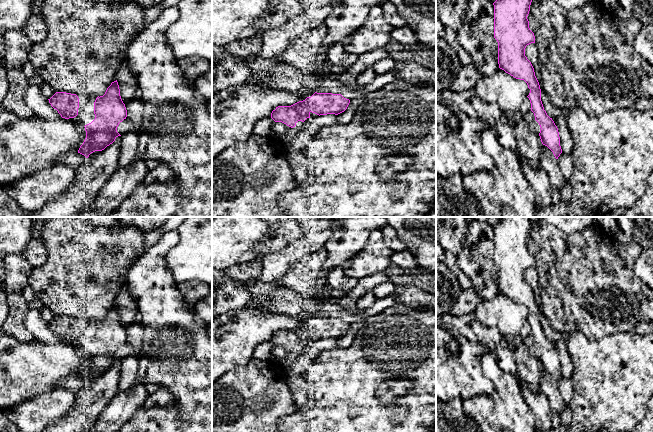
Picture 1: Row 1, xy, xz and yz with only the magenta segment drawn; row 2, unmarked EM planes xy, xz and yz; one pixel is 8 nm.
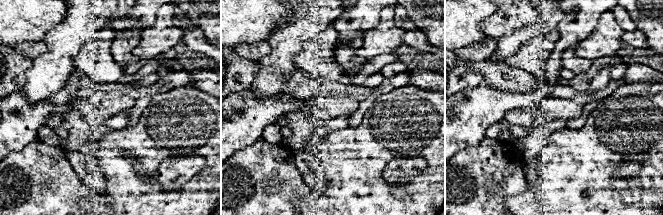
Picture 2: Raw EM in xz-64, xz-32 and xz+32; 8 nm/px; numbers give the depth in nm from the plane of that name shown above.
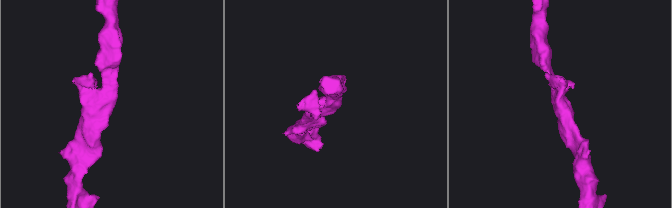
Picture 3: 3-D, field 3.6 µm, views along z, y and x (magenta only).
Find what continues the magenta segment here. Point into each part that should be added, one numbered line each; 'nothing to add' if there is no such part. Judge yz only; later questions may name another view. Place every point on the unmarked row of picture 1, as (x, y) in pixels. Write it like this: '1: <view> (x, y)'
nothing to add

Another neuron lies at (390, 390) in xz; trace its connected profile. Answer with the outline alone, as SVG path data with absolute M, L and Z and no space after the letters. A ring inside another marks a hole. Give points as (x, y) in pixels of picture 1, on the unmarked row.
M387 379L380 384L376 397L383 404L391 404L402 399L414 386L411 379Z

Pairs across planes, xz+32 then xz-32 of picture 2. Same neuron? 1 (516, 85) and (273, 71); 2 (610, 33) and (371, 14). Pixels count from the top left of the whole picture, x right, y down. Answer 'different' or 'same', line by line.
1: different
2: different

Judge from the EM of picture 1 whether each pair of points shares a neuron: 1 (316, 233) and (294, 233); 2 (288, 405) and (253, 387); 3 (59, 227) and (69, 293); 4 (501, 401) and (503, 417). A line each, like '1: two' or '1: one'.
1: two
2: one
3: one
4: one

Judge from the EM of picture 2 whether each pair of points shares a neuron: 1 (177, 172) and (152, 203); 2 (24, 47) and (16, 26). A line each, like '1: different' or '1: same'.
1: different
2: different

